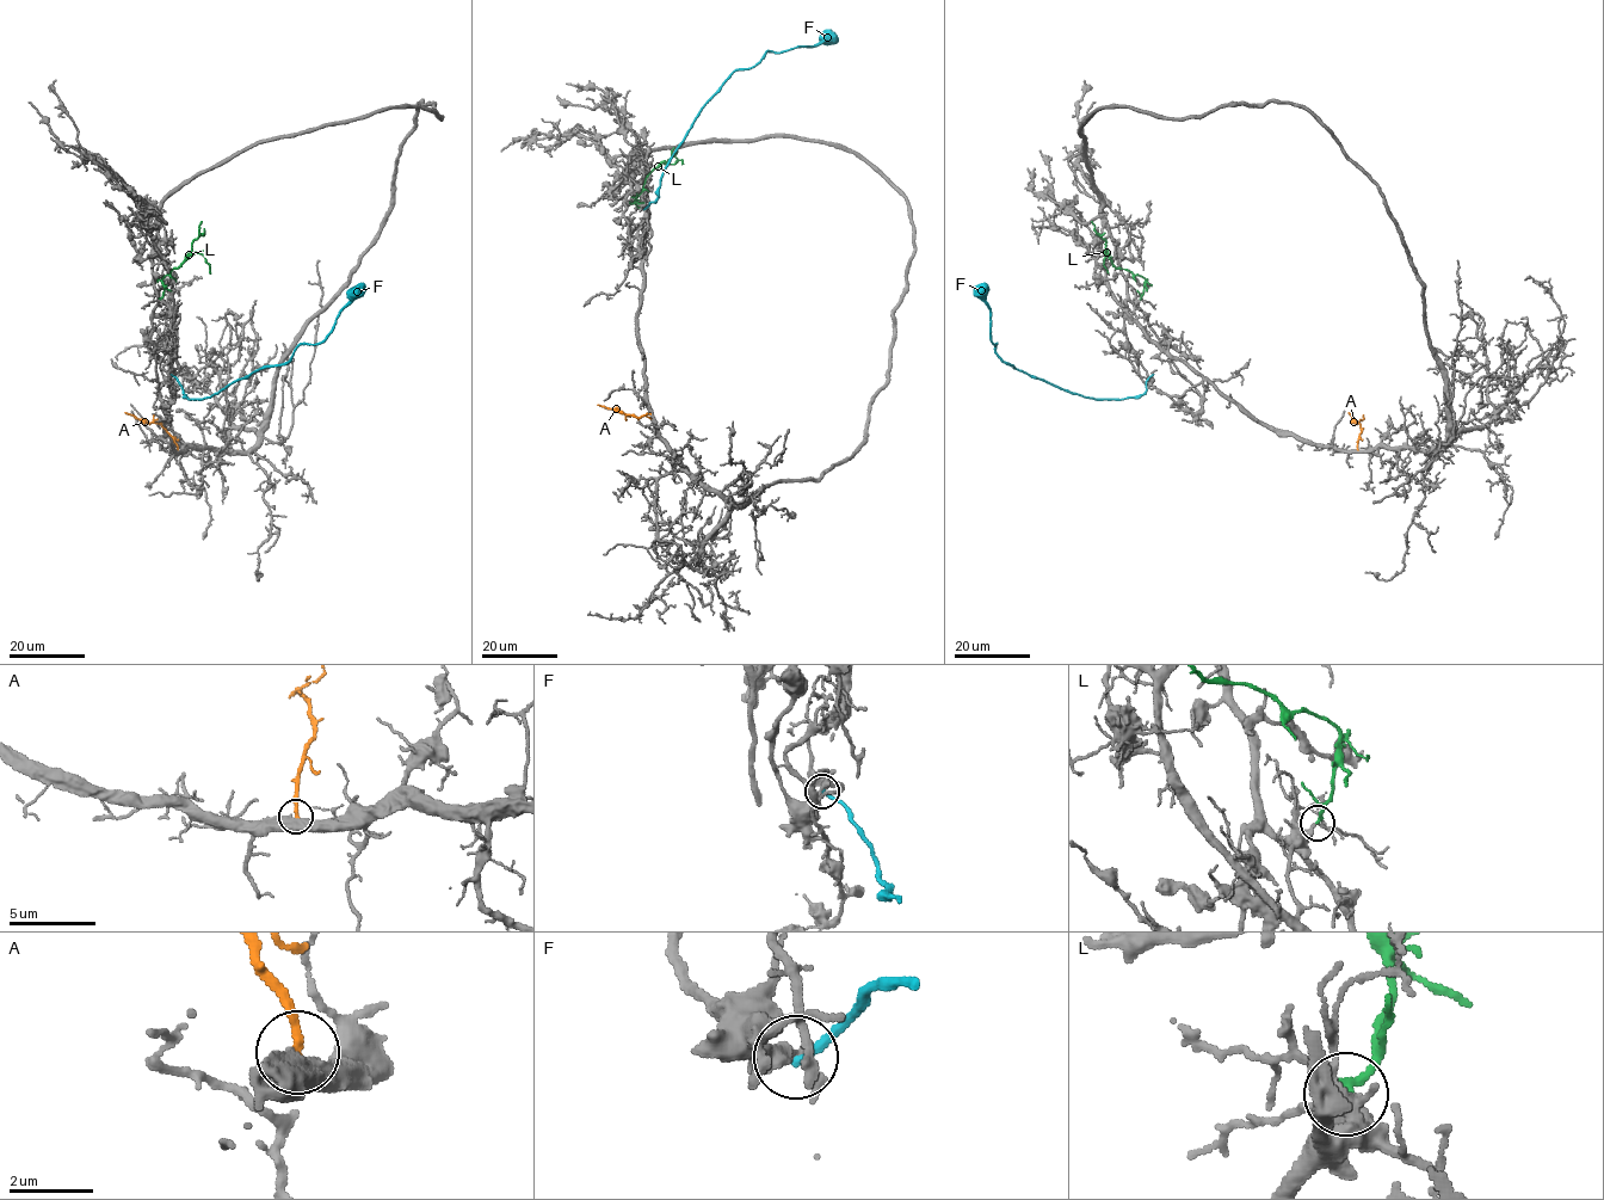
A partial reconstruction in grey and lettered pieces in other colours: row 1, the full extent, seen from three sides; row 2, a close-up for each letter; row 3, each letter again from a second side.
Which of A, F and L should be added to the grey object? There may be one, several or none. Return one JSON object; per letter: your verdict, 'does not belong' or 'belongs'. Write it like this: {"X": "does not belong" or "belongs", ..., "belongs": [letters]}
{"A": "belongs", "F": "does not belong", "L": "does not belong", "belongs": ["A"]}

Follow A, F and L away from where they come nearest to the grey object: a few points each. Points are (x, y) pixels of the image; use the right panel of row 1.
A: (1357, 449), (1359, 424), (1349, 412)
F: (1153, 375), (1142, 394), (1094, 399), (1019, 370), (1001, 358), (997, 344), (992, 342), (991, 309), (981, 283)
L: (1140, 299), (1145, 280), (1112, 263), (1106, 256), (1106, 241), (1091, 221)

